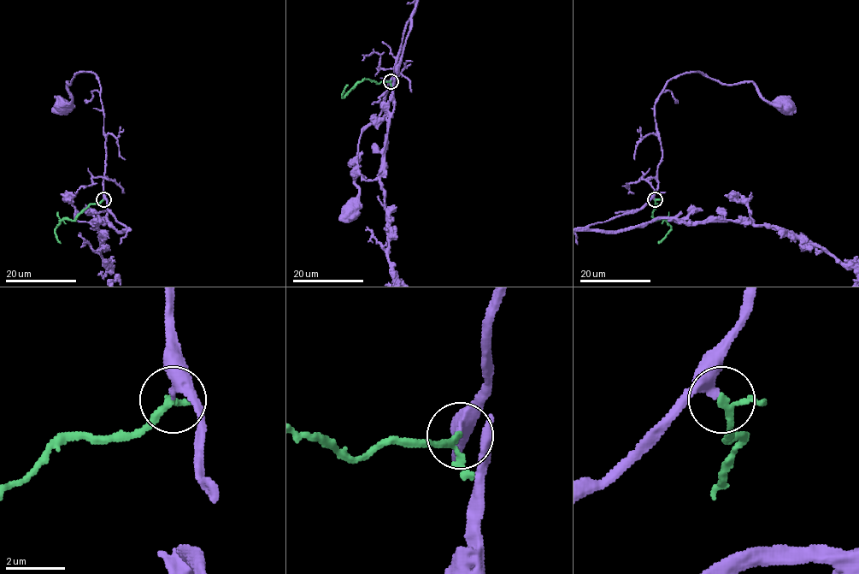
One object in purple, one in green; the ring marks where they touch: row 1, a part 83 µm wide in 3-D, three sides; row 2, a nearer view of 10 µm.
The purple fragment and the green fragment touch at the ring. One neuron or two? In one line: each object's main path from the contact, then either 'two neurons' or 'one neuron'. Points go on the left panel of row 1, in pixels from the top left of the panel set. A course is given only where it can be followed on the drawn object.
purple via (103, 199), (106, 156), (97, 77), (93, 73), (77, 73), (69, 85), (67, 81), (71, 100), (63, 103) | green via (103, 199), (98, 204), (90, 204), (73, 220), (63, 219), (55, 233), (61, 243) | one neuron

